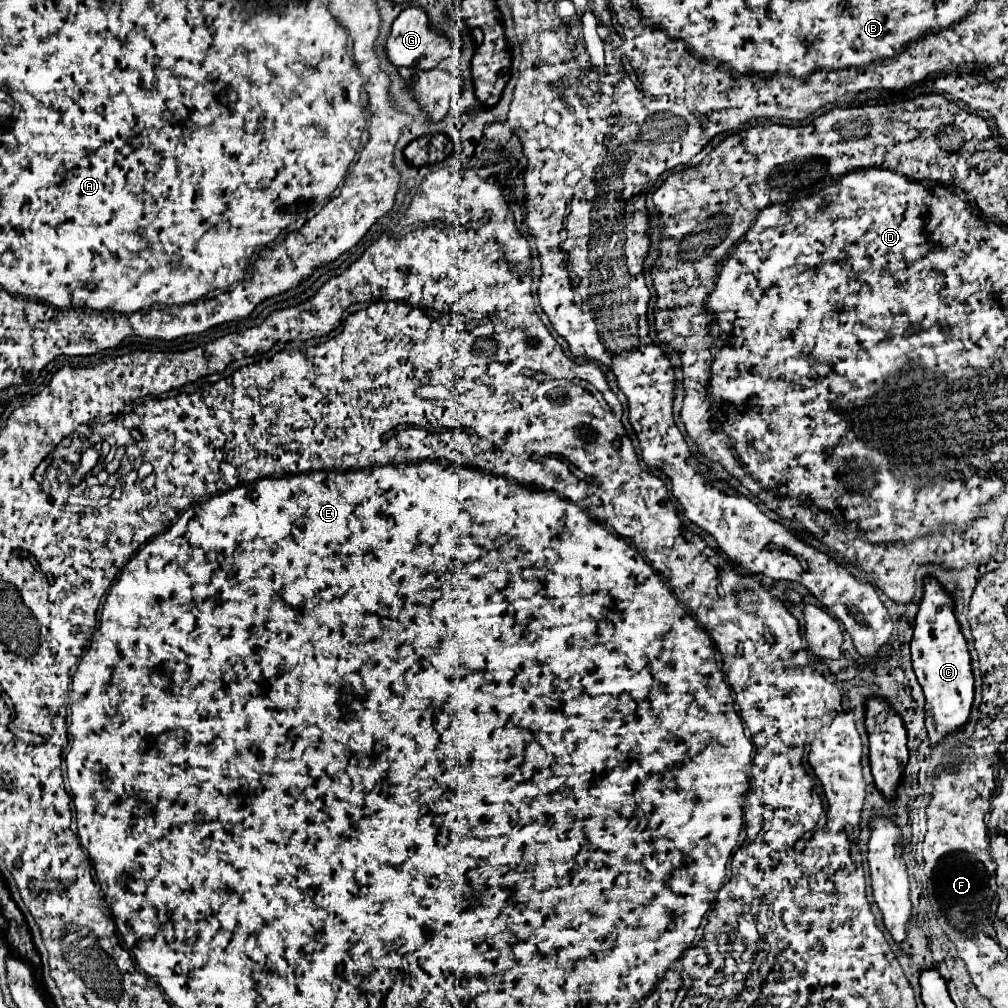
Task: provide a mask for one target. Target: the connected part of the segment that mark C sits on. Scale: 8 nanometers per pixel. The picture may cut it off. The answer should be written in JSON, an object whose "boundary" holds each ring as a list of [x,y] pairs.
{"boundary":[[[925,578],[925,594],[915,618],[915,634],[911,640],[911,658],[915,676],[925,692],[925,728],[931,748],[937,748],[947,736],[965,730],[975,696],[975,680],[967,642],[953,614],[953,600],[933,578]]]}

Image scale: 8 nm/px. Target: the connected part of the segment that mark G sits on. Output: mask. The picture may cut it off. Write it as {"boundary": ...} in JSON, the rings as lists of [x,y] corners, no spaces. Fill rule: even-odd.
{"boundary":[[[405,8],[399,18],[395,18],[393,22],[393,28],[391,28],[391,34],[387,38],[387,44],[385,44],[385,50],[387,50],[387,58],[391,64],[395,66],[411,66],[411,68],[421,68],[421,70],[431,70],[437,66],[439,60],[451,56],[455,50],[453,50],[453,44],[439,36],[437,32],[433,32],[429,28],[429,20],[427,20],[427,14],[421,10],[421,8]]]}

